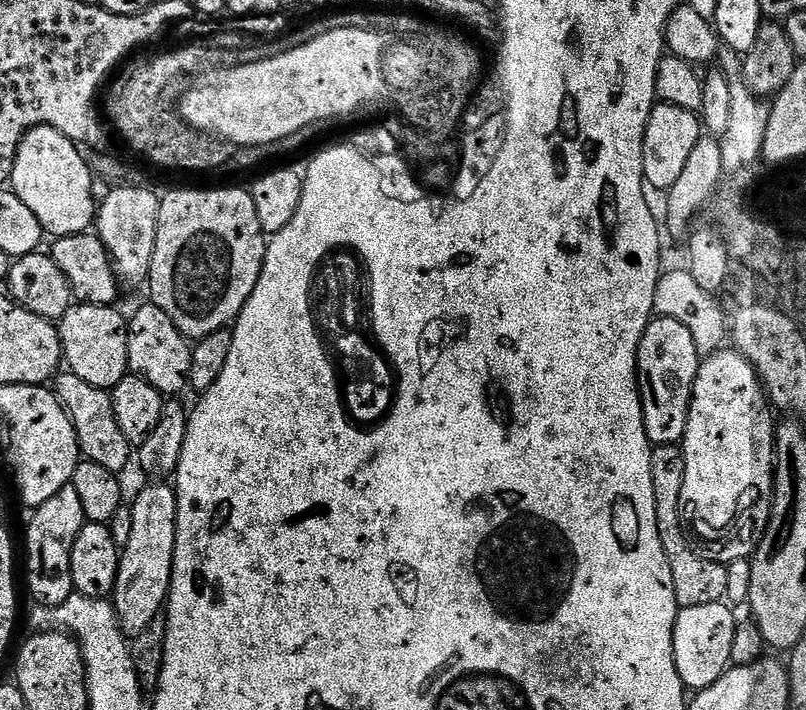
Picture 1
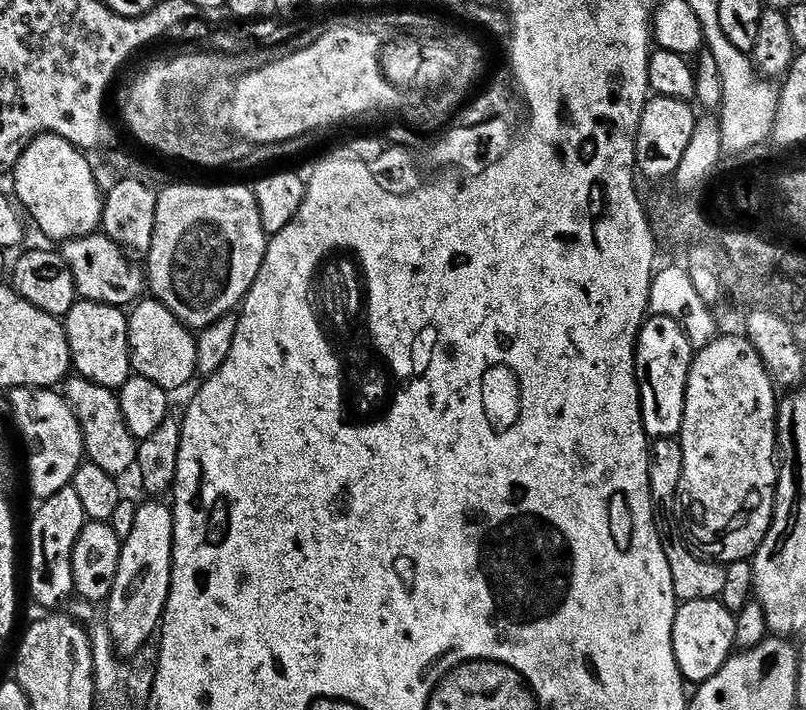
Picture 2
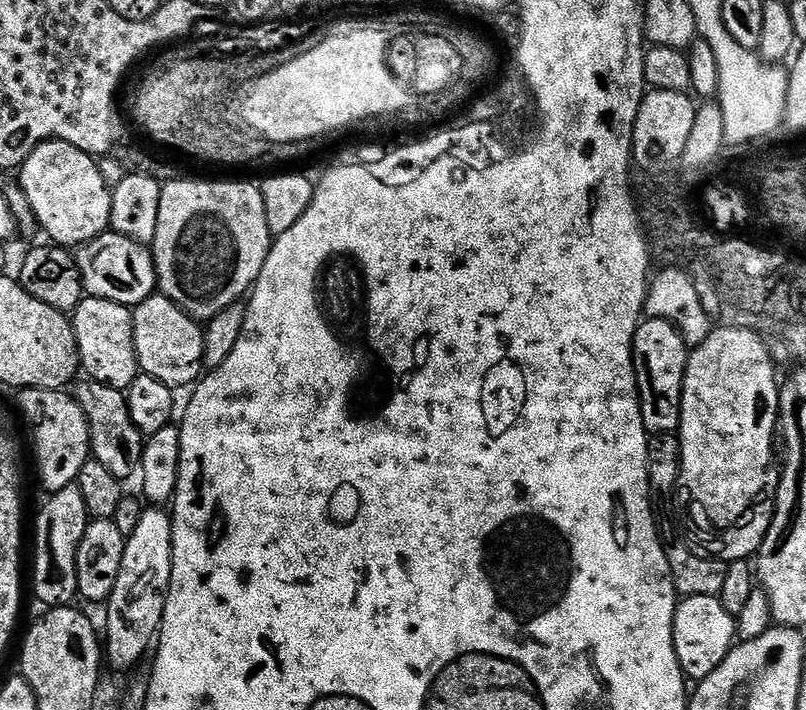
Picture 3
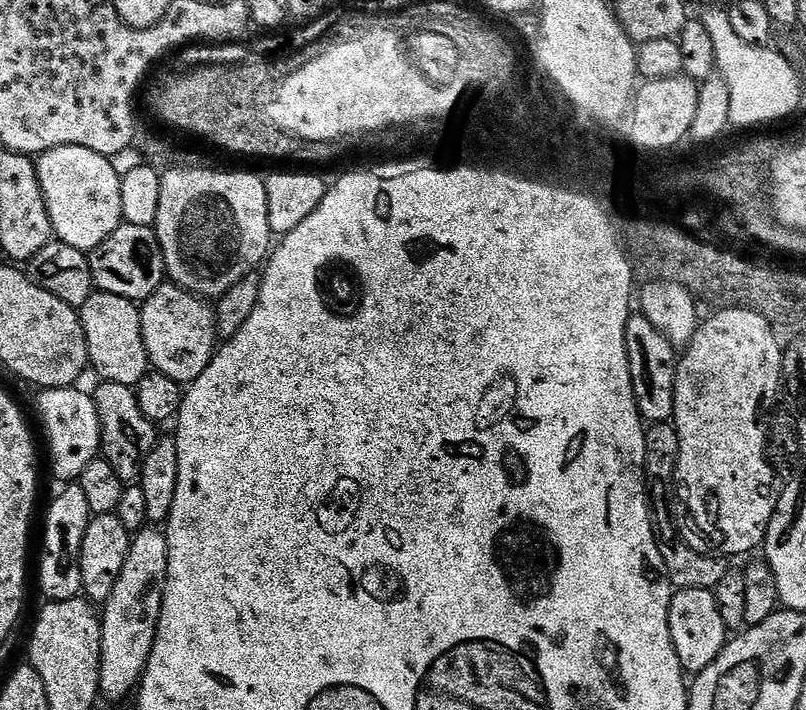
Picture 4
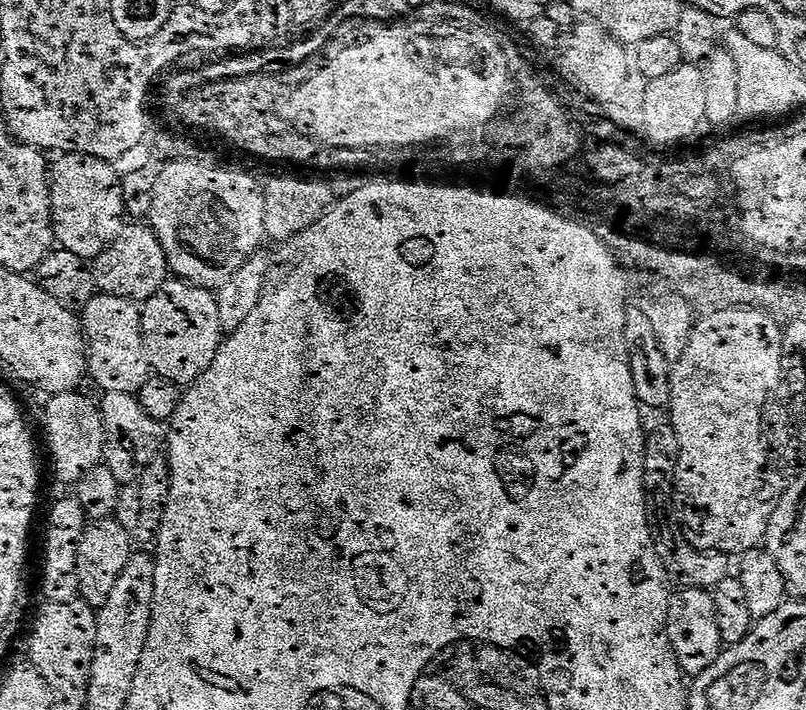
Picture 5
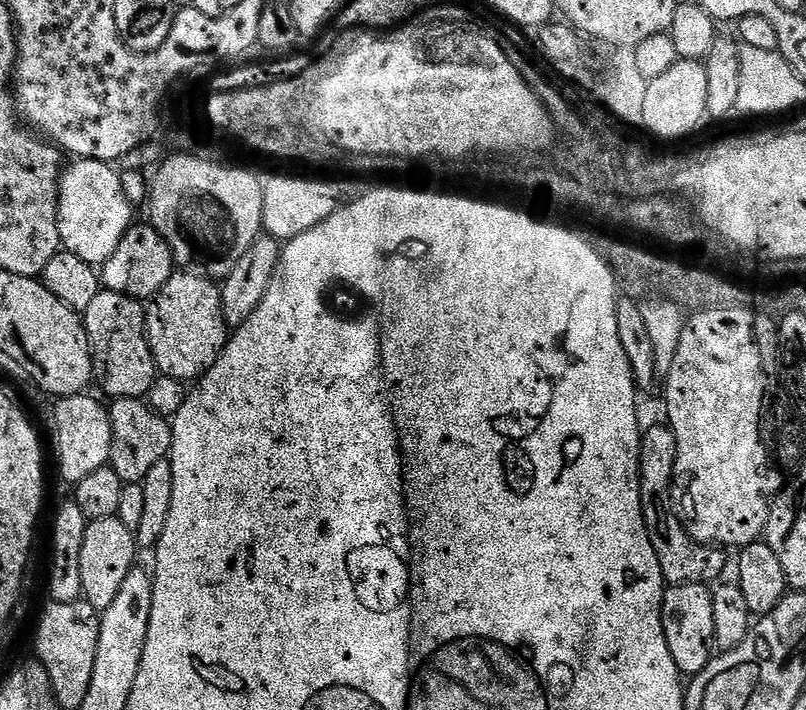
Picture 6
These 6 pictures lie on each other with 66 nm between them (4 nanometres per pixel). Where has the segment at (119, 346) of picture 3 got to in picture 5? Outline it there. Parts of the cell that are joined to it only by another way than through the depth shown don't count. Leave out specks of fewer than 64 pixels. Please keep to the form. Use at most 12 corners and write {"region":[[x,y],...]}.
{"region":[[103,294],[82,310],[87,375],[139,394],[153,375],[137,301]]}

